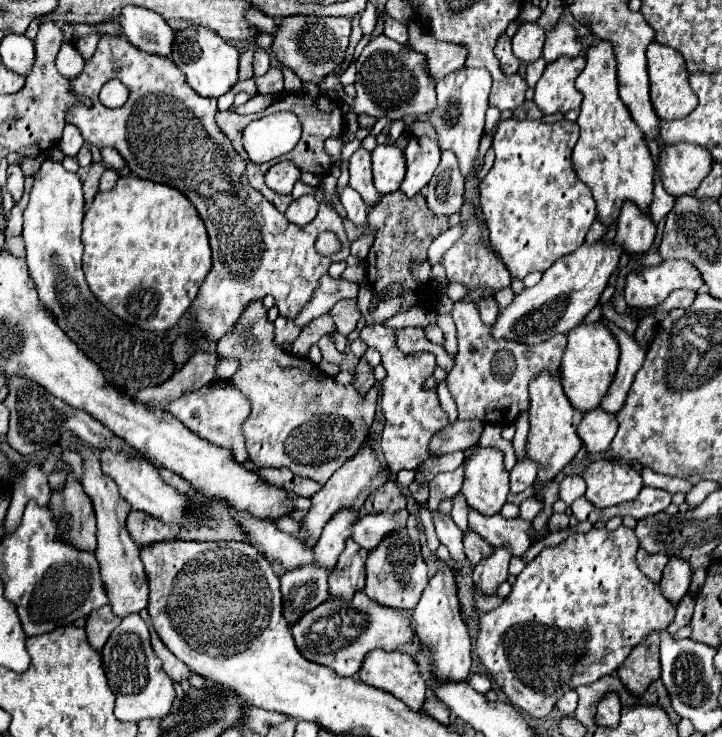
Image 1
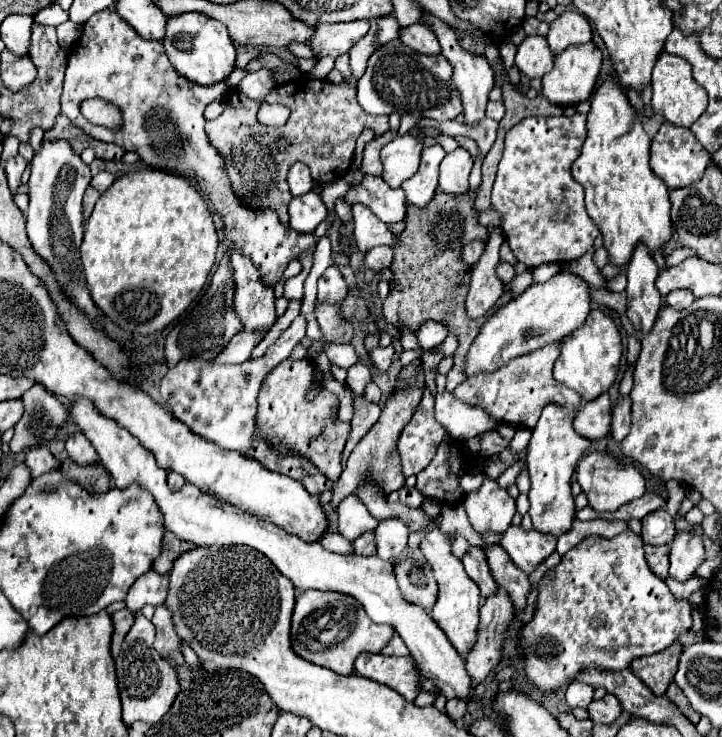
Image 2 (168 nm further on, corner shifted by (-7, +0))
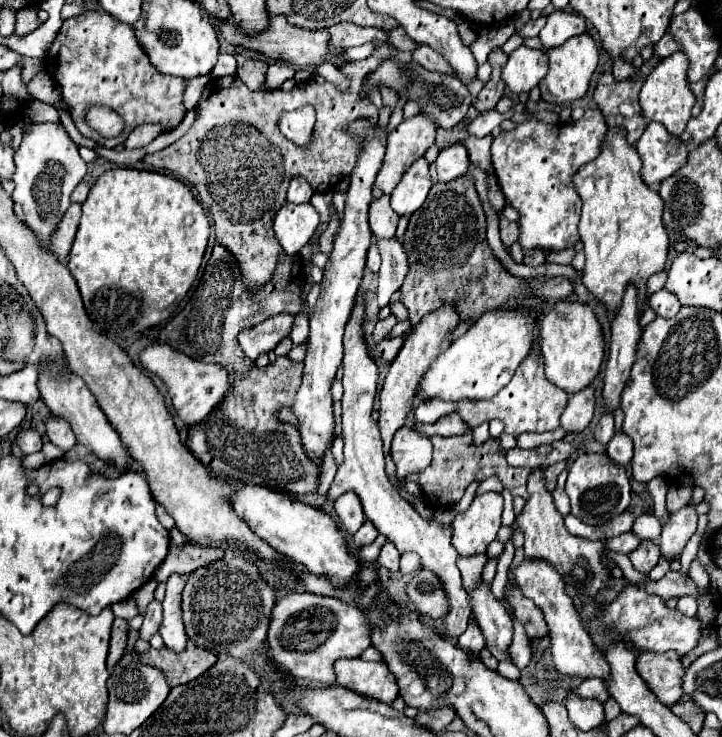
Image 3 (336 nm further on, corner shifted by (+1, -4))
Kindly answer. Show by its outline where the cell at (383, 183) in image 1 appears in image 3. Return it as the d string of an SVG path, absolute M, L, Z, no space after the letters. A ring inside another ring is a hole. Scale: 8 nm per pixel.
M420 112L408 120L402 120L390 132L384 164L376 176L376 186L384 194L392 194L404 172L434 144L436 130L438 126L434 118Z

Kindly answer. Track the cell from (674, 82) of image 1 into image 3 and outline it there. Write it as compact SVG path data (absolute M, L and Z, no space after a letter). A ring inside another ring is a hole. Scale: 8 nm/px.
M674 52L672 56L664 58L646 76L644 86L640 90L640 106L642 106L644 118L650 122L664 124L672 136L680 136L686 130L686 124L692 116L692 106L696 102L696 98L686 82L686 70L688 70L688 56L684 52Z

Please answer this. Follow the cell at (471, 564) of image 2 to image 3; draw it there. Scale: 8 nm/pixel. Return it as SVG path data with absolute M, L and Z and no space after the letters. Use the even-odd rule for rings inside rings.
M478 582L476 590L468 594L472 596L472 612L478 616L478 626L486 638L488 650L498 660L510 660L508 648L514 636L512 616L506 612L504 604L492 596L484 582Z

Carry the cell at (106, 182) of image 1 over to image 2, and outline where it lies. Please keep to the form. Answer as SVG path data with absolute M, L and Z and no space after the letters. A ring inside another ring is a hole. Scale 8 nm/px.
M100 172L100 174L96 174L96 176L92 178L92 186L98 188L98 192L106 192L106 190L114 184L114 180L116 180L114 174L110 174L110 172Z

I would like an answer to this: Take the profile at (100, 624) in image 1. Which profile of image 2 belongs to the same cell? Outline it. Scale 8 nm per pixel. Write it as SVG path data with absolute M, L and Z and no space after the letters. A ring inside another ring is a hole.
M124 608L124 610L112 614L112 622L114 622L114 634L112 634L110 652L112 652L112 656L118 656L120 644L122 644L122 640L124 640L126 632L128 632L128 630L132 628L132 624L134 624L134 614Z

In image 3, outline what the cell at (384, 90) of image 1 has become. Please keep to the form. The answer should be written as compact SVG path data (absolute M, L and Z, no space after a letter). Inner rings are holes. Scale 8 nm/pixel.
M394 58L382 62L378 72L368 76L368 82L366 82L364 90L362 90L364 96L368 96L372 84L388 84L398 94L404 92L408 96L408 100L418 100L420 106L422 106L422 112L426 112L428 116L434 116L434 120L436 120L436 124L440 128L454 128L458 122L464 120L464 116L466 116L466 112L468 112L468 108L472 104L468 88L456 76L438 76L436 72L428 72L426 68L418 66L416 62L410 62L410 64L400 66L400 68L394 62Z

